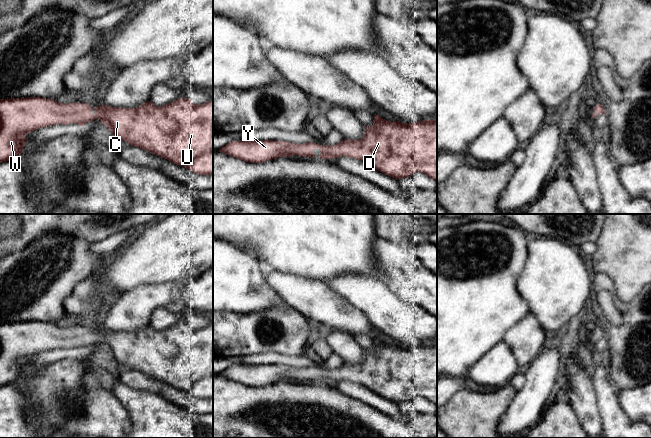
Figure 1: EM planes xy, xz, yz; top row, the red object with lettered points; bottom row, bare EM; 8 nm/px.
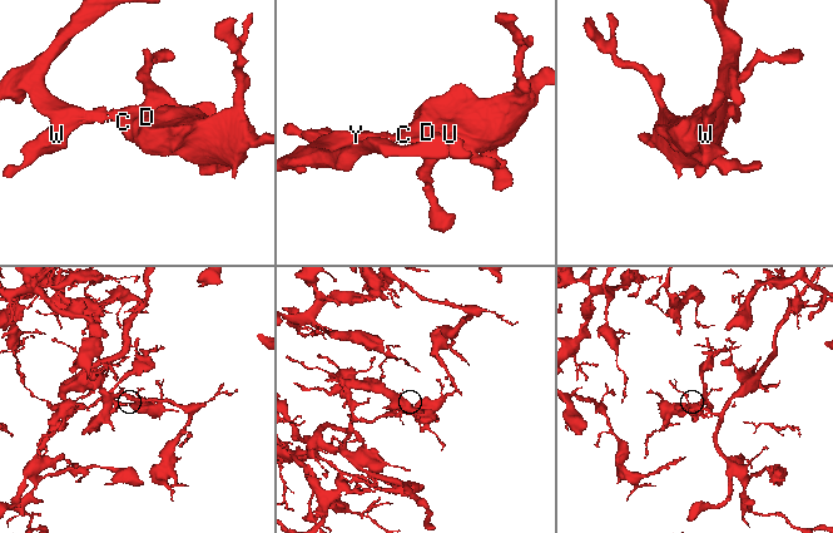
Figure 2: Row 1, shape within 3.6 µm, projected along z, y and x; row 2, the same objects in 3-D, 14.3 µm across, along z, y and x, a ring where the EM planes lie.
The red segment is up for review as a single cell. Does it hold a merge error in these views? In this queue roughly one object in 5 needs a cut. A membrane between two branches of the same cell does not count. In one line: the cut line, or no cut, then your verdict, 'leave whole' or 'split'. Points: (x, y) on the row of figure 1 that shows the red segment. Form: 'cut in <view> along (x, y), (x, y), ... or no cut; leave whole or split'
no cut; leave whole

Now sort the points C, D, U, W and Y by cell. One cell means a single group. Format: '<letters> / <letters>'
C D U W Y

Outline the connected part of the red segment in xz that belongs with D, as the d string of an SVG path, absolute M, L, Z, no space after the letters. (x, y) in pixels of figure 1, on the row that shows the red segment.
M379 115L374 117L374 126L365 125L364 136L359 140L342 140L340 143L329 146L319 146L316 143L308 142L306 144L295 144L285 141L261 140L261 141L232 141L218 151L225 153L231 157L252 163L261 163L278 157L300 155L301 157L316 157L314 149L318 148L321 152L320 159L333 159L341 156L347 156L362 160L376 170L396 179L412 176L415 172L421 172L437 181L437 118L434 120L423 120L416 123L402 123L400 121L390 122Z

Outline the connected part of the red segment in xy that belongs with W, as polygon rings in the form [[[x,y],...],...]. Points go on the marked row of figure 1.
[[[41,97],[0,99],[0,163],[16,161],[26,142],[26,135],[34,130],[55,125],[76,123],[79,126],[97,118],[115,139],[131,146],[147,150],[174,164],[200,175],[213,175],[213,101],[195,105],[190,98],[180,98],[164,106],[148,101],[136,108],[105,106],[95,107],[87,103],[57,103]]]

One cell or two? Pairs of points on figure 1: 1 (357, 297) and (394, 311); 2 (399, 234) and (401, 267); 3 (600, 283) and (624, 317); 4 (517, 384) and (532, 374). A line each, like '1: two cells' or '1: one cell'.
1: one cell
2: two cells
3: one cell
4: two cells

